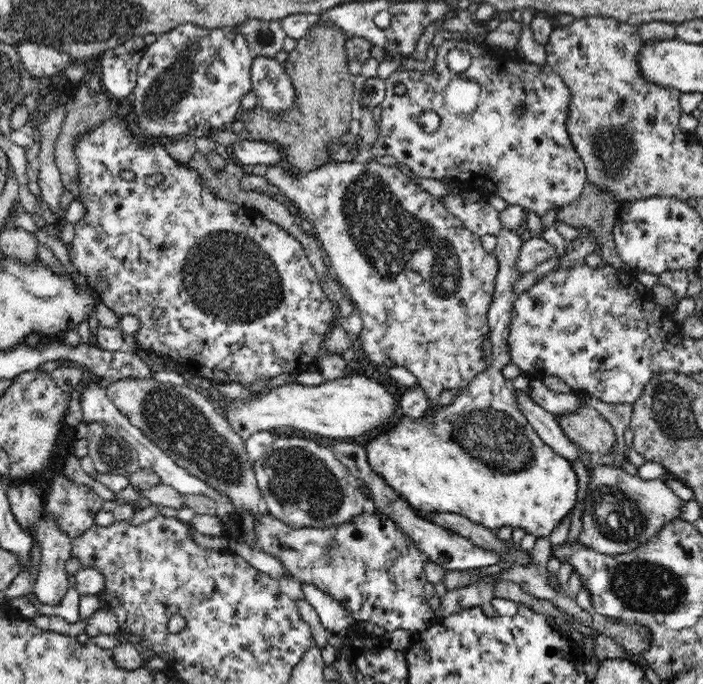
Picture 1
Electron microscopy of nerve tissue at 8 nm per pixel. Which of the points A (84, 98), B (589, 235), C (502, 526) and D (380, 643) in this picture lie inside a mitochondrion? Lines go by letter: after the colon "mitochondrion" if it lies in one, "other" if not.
A: other
B: other
C: other
D: other

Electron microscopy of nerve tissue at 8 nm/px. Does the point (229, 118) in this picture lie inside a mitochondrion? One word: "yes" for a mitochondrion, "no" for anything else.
no

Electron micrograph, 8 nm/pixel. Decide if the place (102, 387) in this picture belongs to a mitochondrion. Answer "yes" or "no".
no

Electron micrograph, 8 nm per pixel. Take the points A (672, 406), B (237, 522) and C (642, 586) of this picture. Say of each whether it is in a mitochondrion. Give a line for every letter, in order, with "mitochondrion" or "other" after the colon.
A: mitochondrion
B: other
C: mitochondrion

